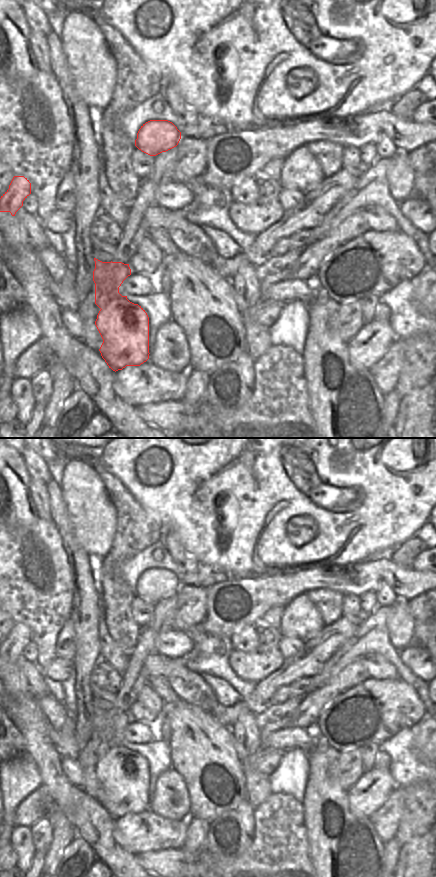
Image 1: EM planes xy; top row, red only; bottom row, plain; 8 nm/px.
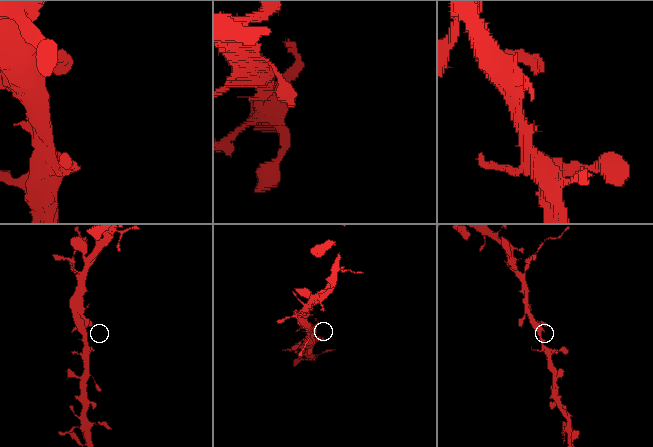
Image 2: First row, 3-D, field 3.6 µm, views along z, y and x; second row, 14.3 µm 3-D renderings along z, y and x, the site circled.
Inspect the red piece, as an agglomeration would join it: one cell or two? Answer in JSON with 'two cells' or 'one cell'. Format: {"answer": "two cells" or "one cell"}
{"answer": "one cell"}

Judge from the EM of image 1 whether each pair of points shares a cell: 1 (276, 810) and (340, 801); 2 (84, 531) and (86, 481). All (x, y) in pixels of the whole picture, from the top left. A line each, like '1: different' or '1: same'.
1: different
2: same

